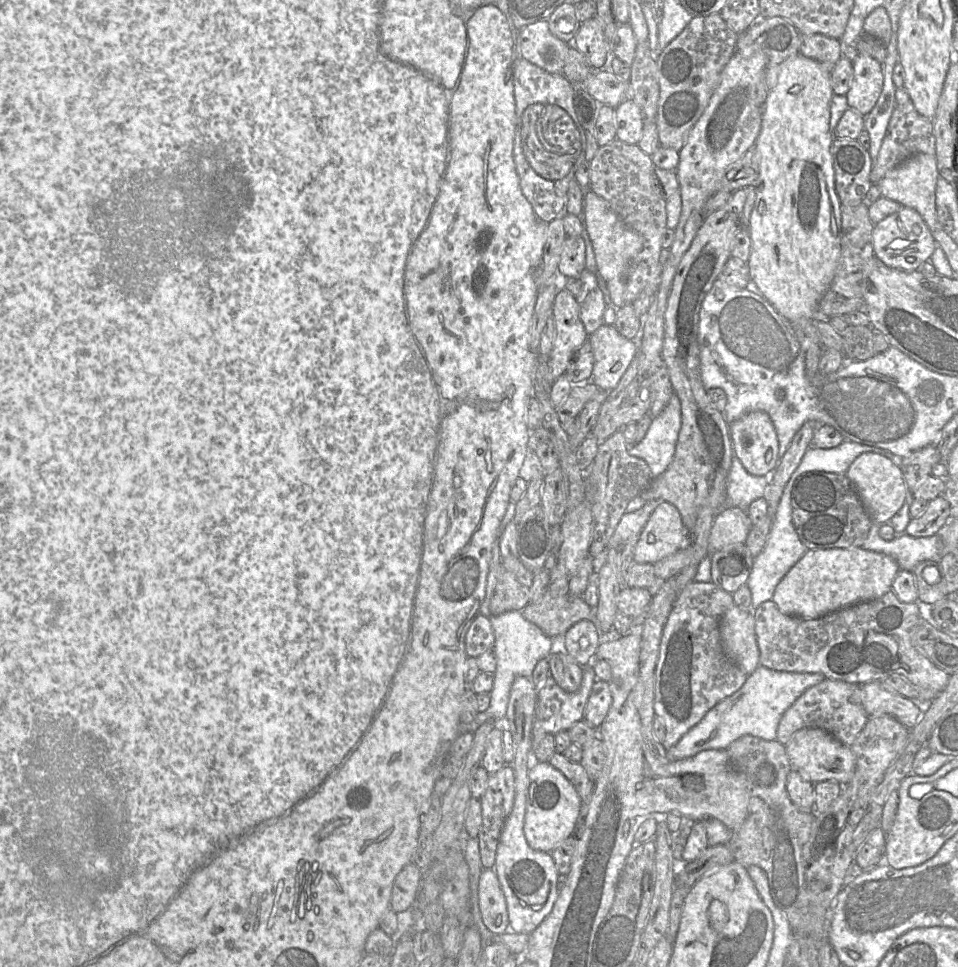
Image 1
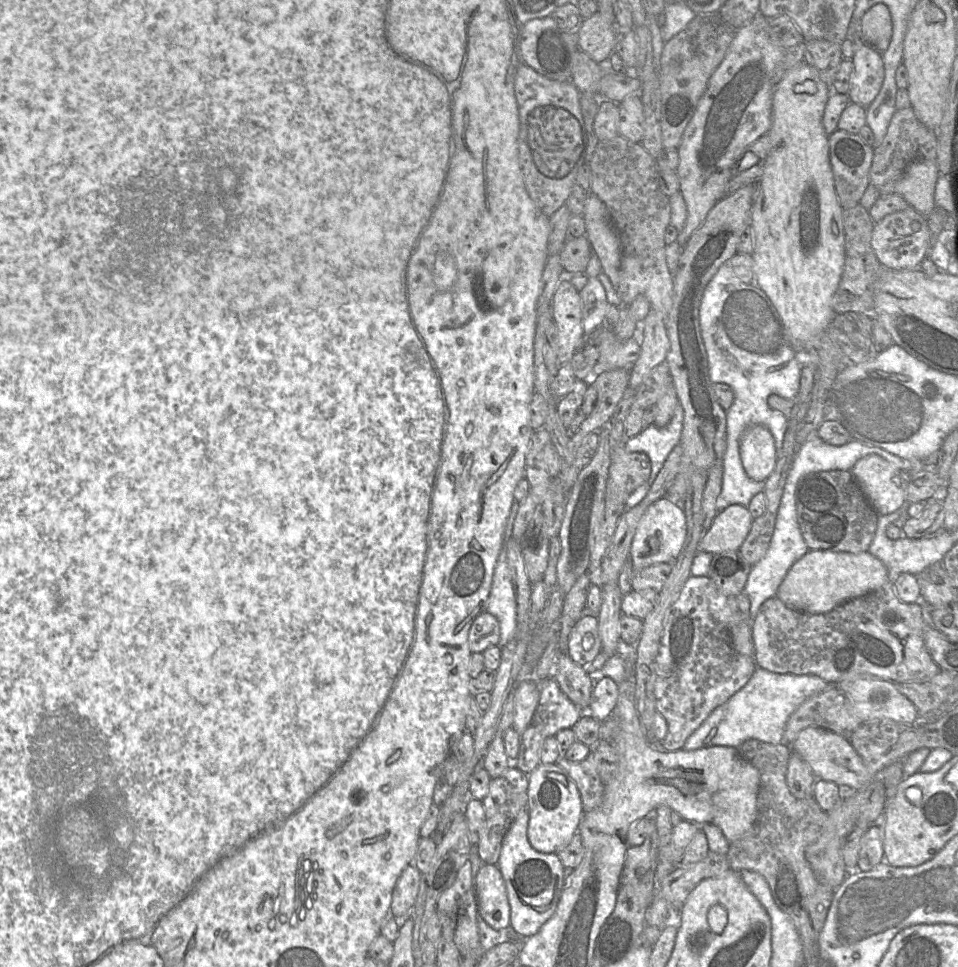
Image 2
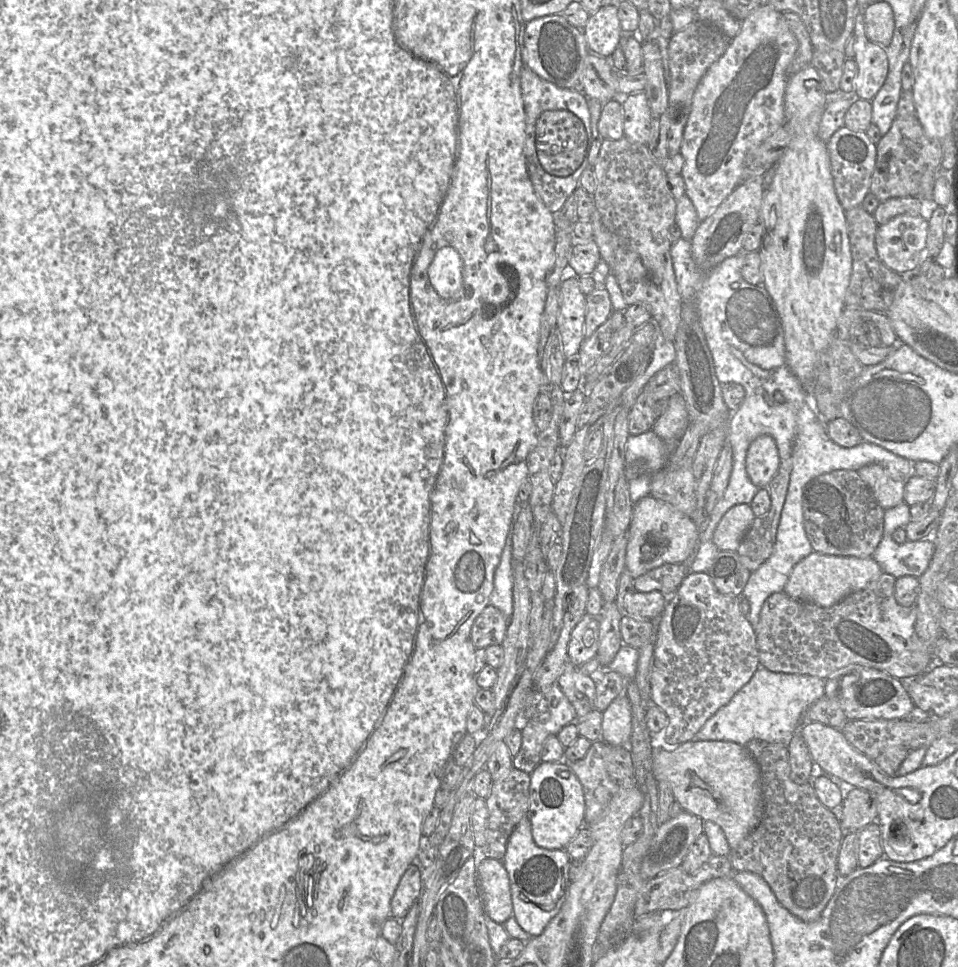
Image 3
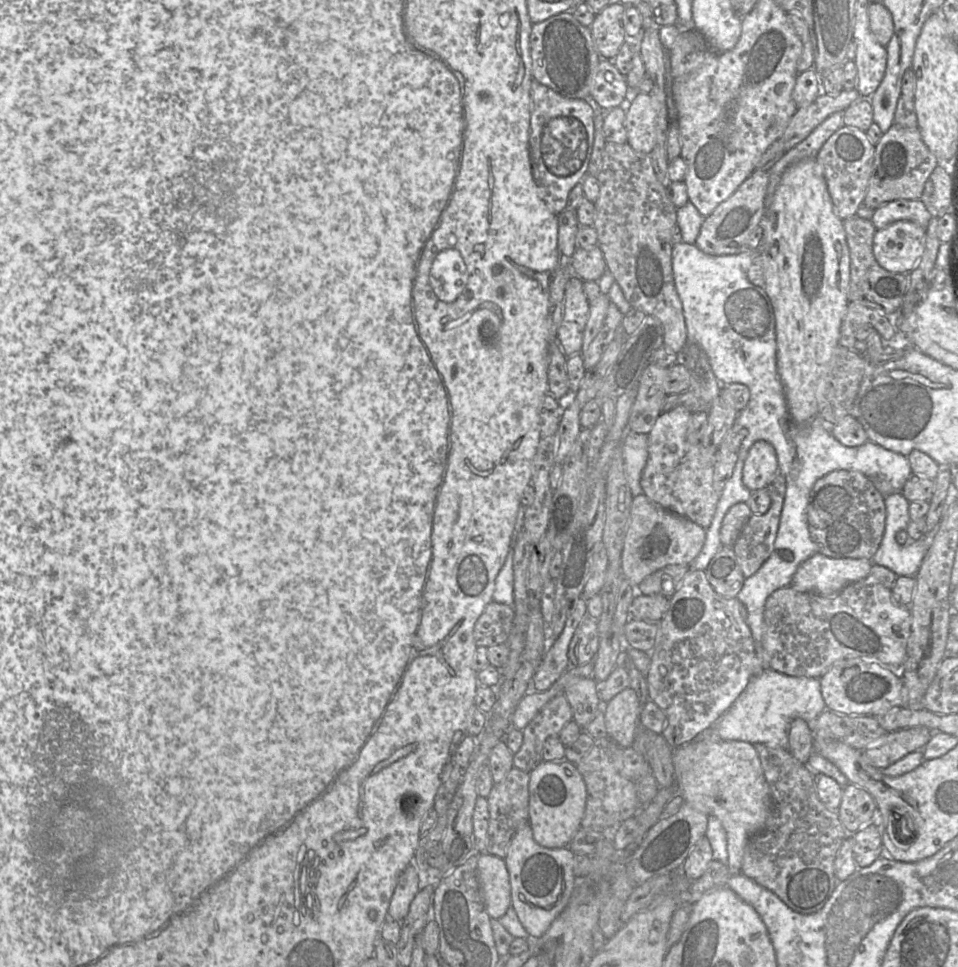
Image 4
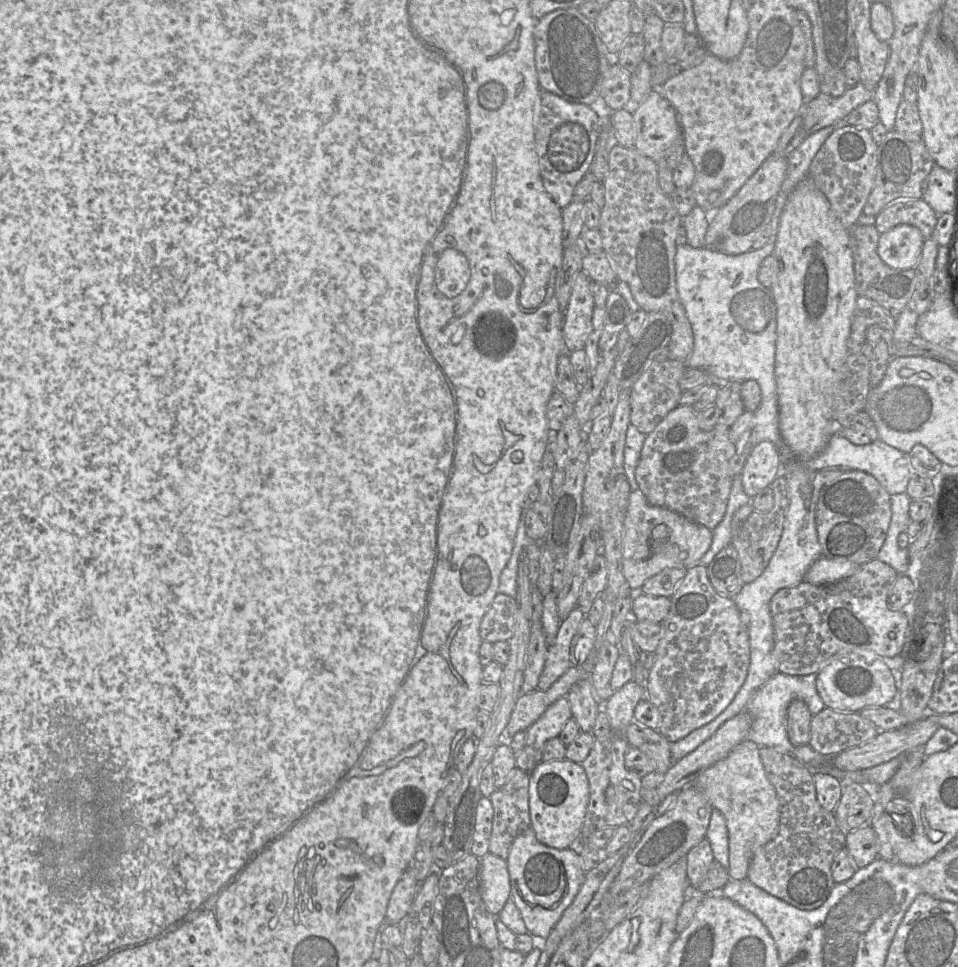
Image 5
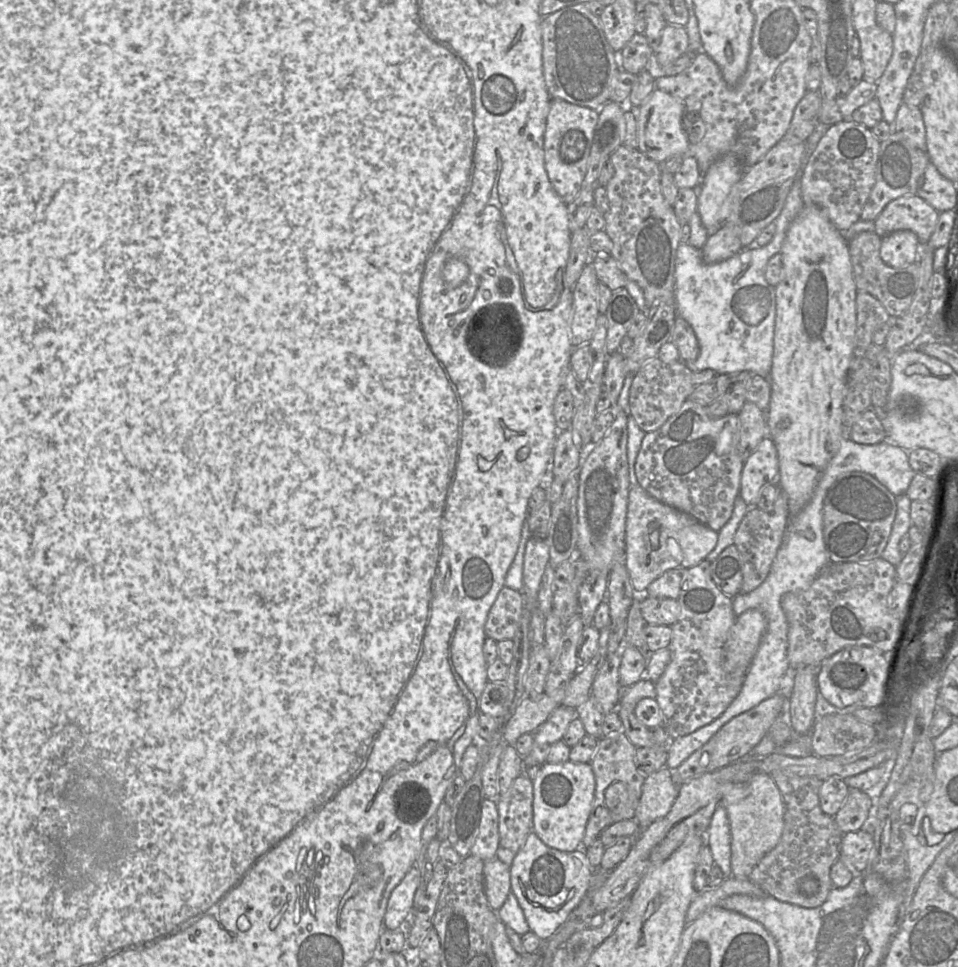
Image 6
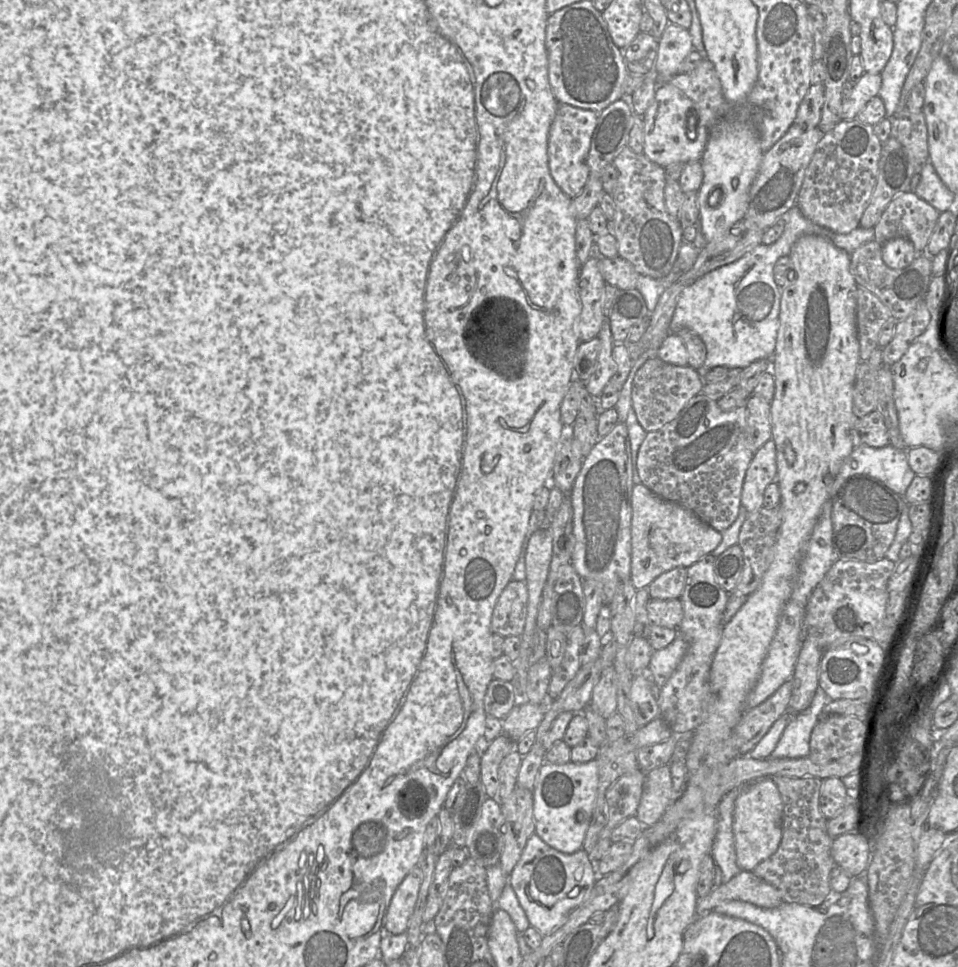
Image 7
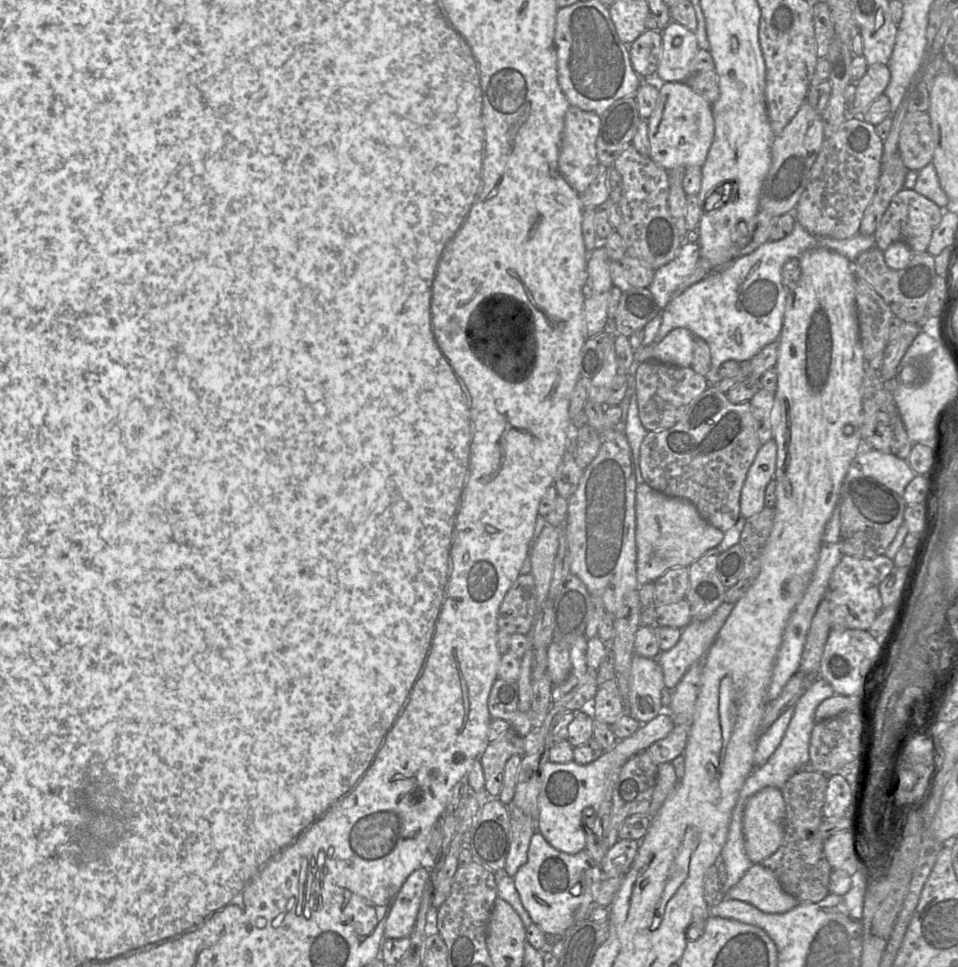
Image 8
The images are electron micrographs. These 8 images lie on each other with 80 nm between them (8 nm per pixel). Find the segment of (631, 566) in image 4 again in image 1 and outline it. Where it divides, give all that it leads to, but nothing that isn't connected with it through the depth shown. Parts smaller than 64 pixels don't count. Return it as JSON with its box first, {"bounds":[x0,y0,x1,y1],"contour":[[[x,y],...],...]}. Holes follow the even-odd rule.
{"bounds":[634,502,692,564],"contour":[[[661,502],[639,534],[634,562],[654,564],[691,544],[692,533],[687,536],[679,510],[669,502]]]}

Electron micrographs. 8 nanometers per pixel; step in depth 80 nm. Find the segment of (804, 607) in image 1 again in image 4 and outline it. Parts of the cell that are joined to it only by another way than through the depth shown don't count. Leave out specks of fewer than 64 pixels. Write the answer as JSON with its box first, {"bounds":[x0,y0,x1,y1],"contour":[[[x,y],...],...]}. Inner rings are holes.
{"bounds":[789,553,873,596],"contour":[[[815,553],[798,567],[789,586],[799,592],[831,596],[865,578],[873,564],[872,559],[830,558]]]}

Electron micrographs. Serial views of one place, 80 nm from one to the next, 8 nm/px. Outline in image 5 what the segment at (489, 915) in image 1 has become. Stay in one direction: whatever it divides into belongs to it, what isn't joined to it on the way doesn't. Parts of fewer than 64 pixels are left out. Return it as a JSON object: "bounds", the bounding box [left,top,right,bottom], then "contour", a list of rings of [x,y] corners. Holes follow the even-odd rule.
{"bounds":[479,852,511,916],"contour":[[[490,852],[479,859],[482,899],[487,910],[498,916],[508,899],[511,898],[511,882],[507,861]]]}

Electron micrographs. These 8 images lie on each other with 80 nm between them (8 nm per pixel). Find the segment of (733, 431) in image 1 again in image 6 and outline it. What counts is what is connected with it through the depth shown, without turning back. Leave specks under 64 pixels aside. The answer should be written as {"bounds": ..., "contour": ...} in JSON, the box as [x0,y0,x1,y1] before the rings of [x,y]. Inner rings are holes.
{"bounds":[739,437,778,507],"contour":[[[765,437],[744,462],[739,495],[748,507],[756,507],[761,489],[769,484],[778,485],[778,476],[777,449],[773,440]]]}

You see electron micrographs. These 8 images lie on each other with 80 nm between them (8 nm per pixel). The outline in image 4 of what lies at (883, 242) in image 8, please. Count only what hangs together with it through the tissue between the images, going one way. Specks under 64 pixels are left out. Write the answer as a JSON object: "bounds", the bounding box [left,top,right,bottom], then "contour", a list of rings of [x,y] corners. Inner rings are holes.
{"bounds":[871,199,931,230],"contour":[[[898,199],[887,202],[875,209],[871,222],[876,230],[898,220],[912,221],[926,229],[931,218],[931,212],[920,199]]]}

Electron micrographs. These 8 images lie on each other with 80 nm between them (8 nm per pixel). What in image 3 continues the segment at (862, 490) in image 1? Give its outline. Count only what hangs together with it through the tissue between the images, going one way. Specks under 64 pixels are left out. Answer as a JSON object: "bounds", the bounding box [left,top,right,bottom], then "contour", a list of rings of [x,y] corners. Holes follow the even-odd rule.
{"bounds":[857,464,906,510],"contour":[[[869,464],[861,467],[857,472],[885,510],[904,502],[906,481],[894,480],[881,465]]]}

